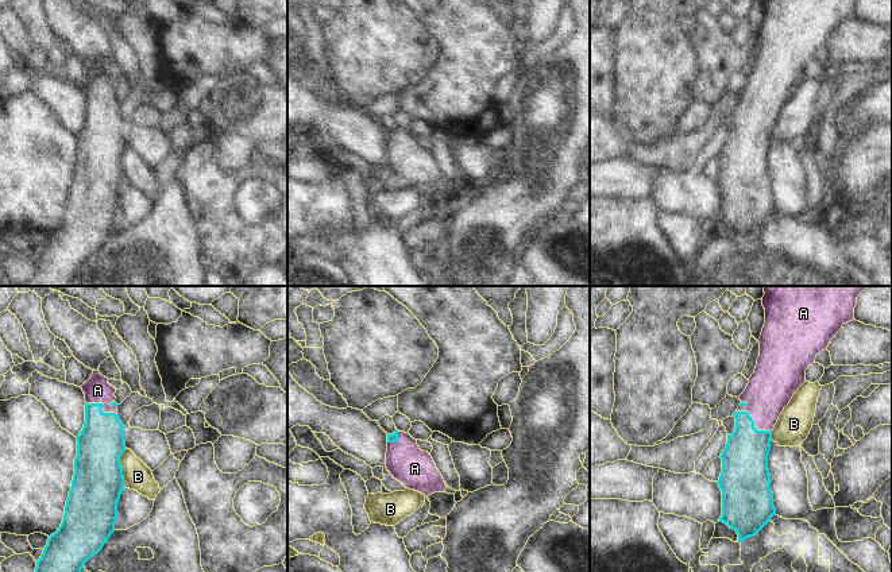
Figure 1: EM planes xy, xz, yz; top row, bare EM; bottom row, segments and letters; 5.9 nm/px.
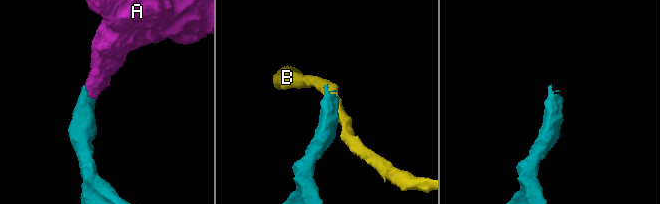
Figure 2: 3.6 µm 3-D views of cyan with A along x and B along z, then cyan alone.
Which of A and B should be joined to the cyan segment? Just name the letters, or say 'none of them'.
A

